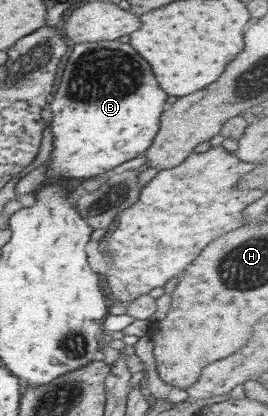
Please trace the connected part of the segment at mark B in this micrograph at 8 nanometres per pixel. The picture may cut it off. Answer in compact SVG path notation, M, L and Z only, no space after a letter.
M118 40L77 43L75 47L71 49L71 53L69 53L69 63L65 63L65 66L63 67L63 73L61 73L61 79L59 79L57 90L52 96L49 96L48 107L51 110L51 115L53 117L51 117L51 123L48 125L49 131L51 131L51 135L53 136L53 140L51 141L53 149L50 151L49 157L51 157L51 159L49 159L46 169L51 171L53 180L60 177L63 177L63 179L82 180L91 177L100 178L103 171L109 171L109 169L121 165L123 161L129 161L129 159L133 159L133 157L143 154L149 147L149 144L151 144L153 136L158 130L161 113L167 106L167 103L165 102L167 96L168 95L165 95L165 93L159 89L159 85L157 85L157 81L155 81L155 77L153 77L149 65L135 53L135 49L129 47L127 43L121 43L121 41Z

